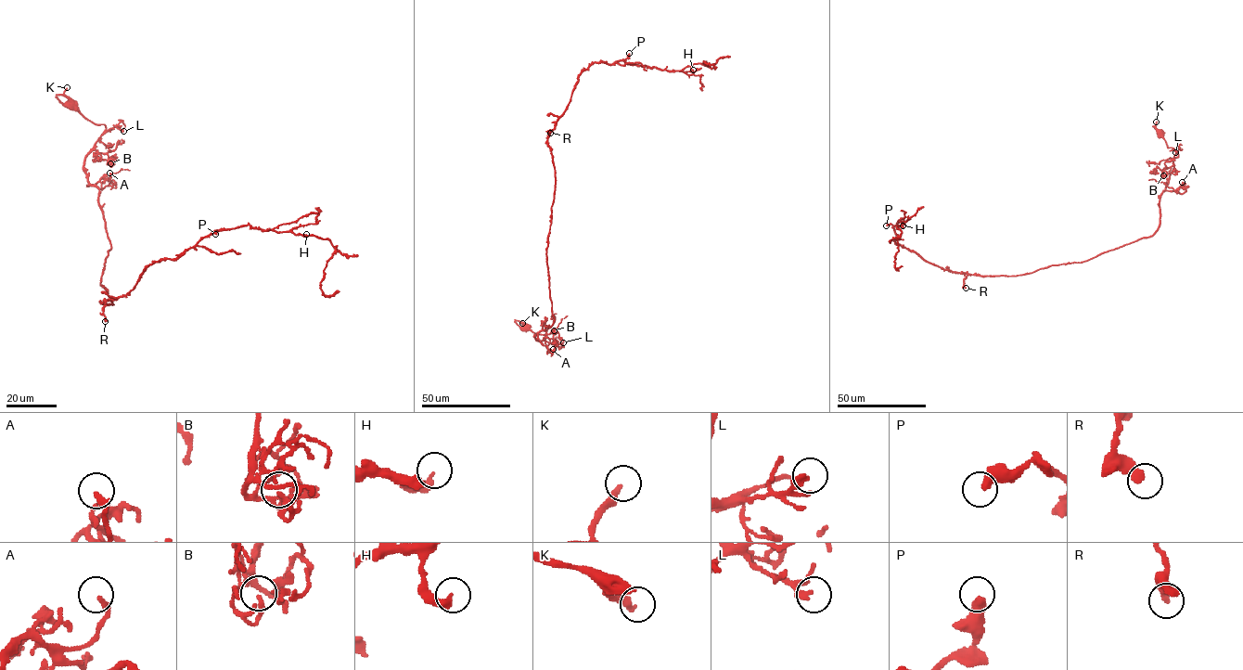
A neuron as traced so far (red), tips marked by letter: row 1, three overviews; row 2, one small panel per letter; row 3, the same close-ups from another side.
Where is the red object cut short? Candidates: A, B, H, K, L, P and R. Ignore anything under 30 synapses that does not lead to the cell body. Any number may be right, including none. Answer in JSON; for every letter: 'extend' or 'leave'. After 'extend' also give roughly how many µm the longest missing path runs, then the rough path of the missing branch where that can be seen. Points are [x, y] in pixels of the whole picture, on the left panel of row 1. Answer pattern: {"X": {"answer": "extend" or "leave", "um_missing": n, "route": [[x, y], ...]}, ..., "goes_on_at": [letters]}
{"A": {"answer": "leave"}, "B": {"answer": "leave"}, "H": {"answer": "leave"}, "K": {"answer": "leave"}, "L": {"answer": "leave"}, "P": {"answer": "leave"}, "R": {"answer": "leave"}, "goes_on_at": []}

